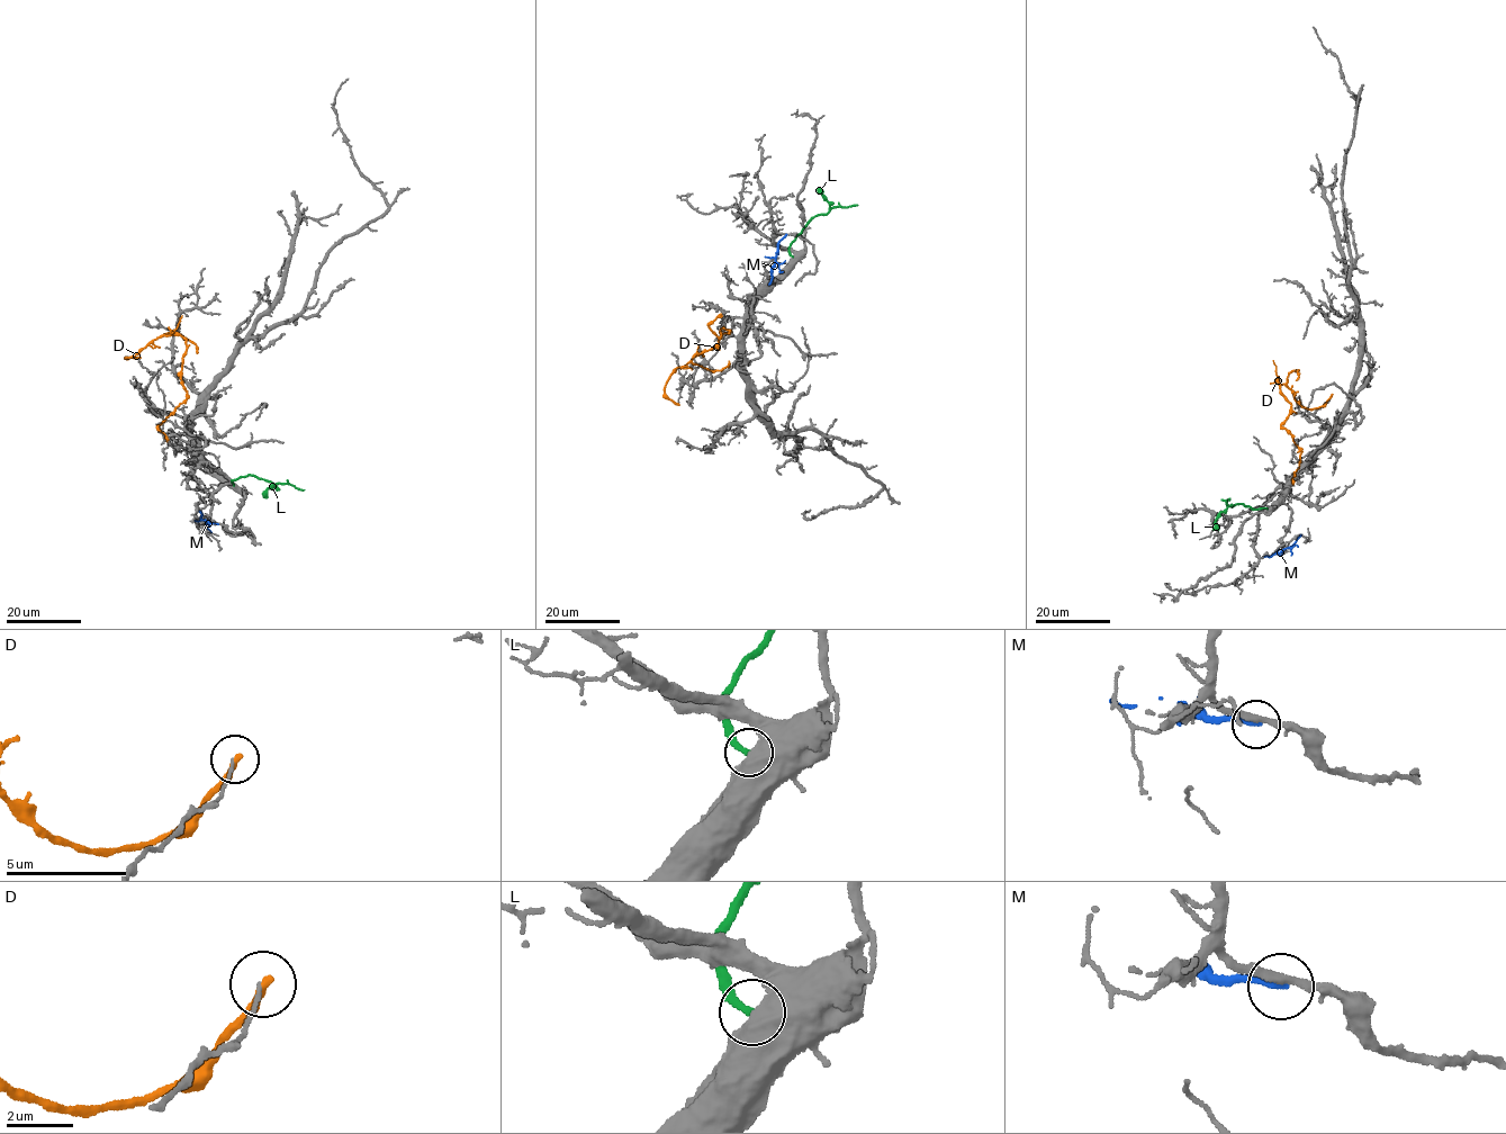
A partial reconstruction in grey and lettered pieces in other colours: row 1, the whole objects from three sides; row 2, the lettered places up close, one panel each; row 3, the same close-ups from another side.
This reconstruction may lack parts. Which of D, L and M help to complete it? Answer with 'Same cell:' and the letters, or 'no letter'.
Same cell: no letter

